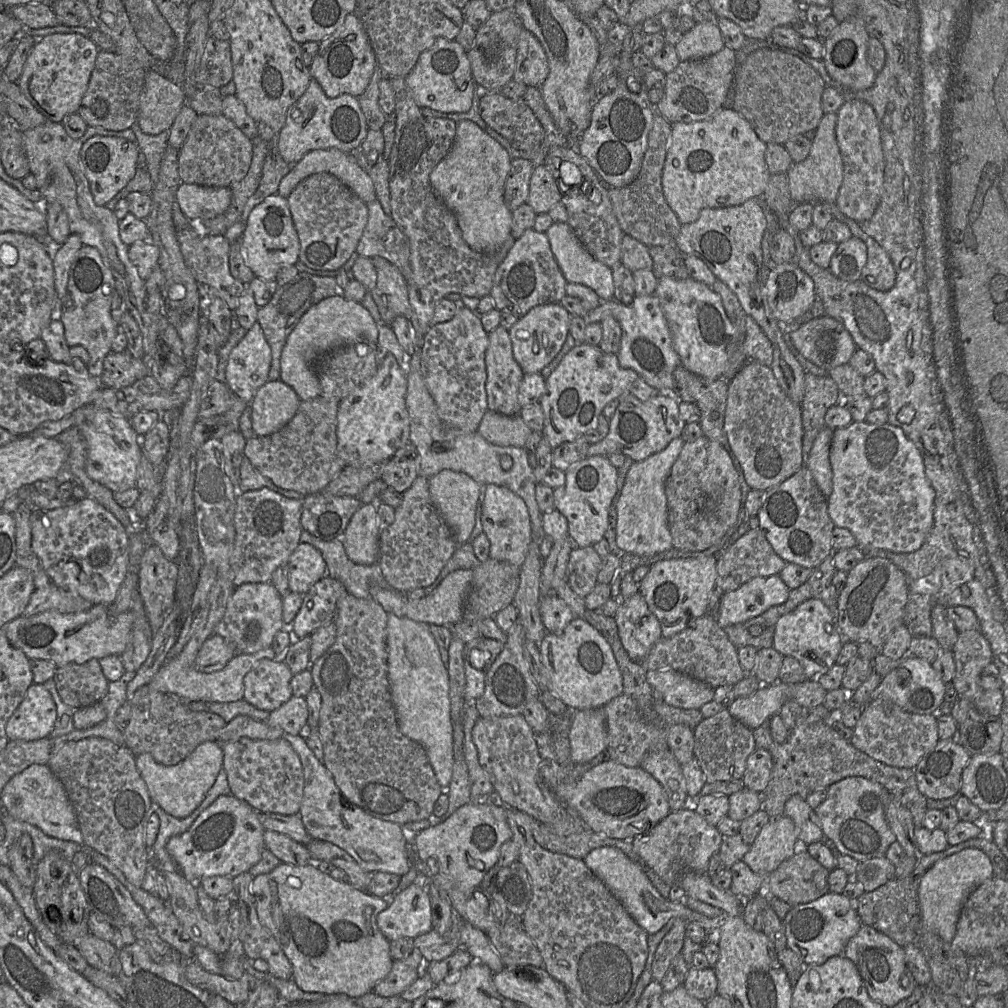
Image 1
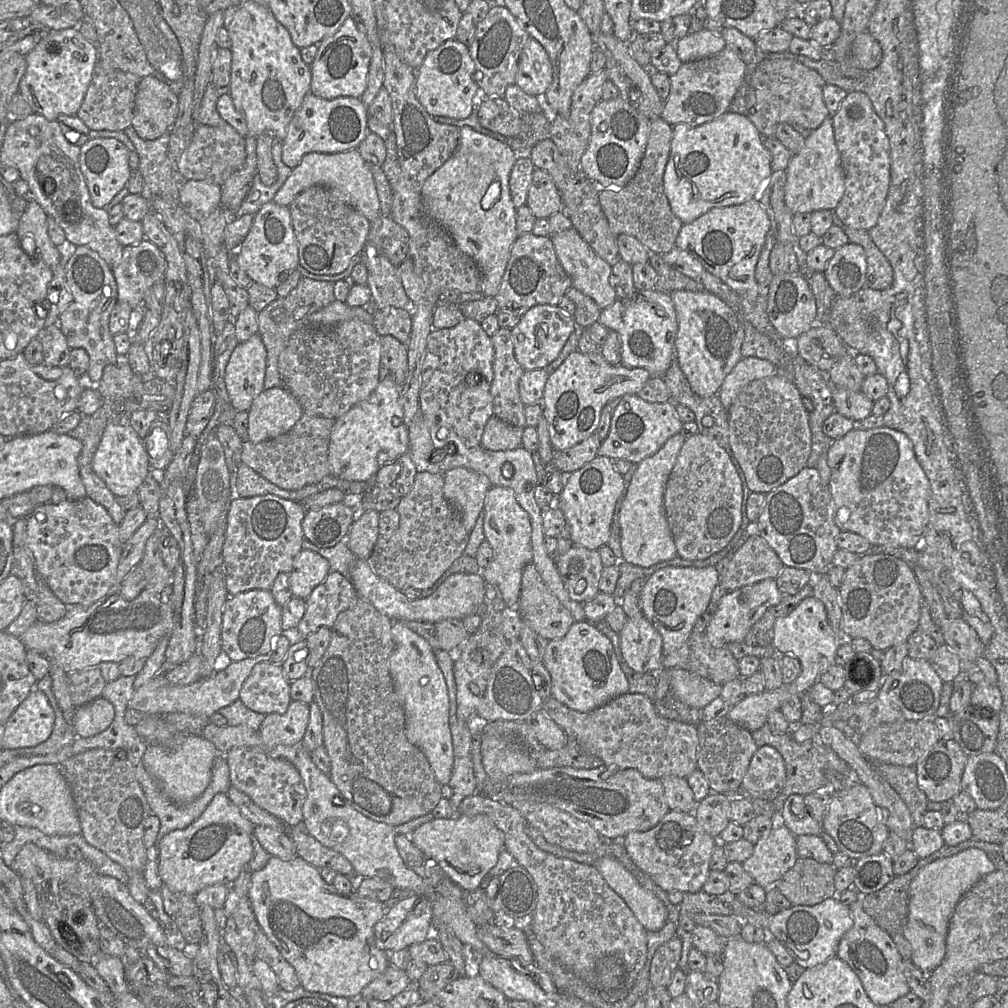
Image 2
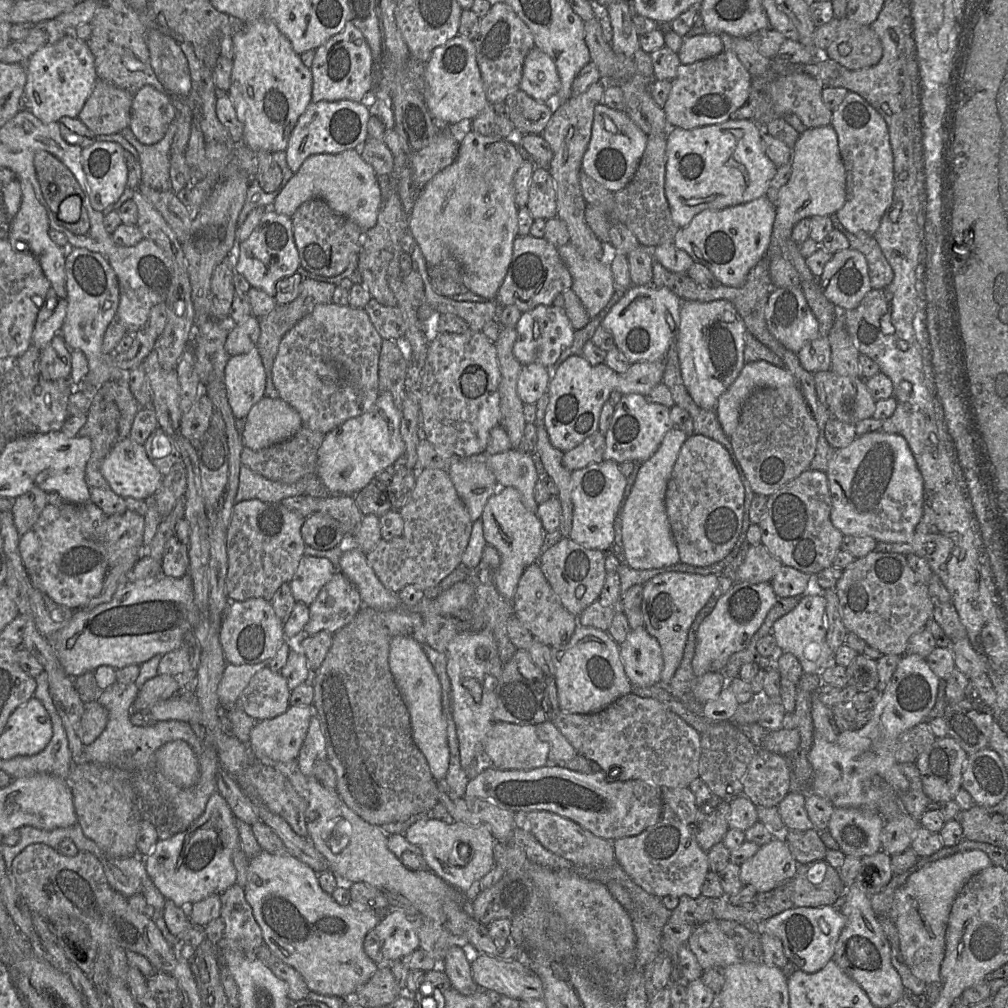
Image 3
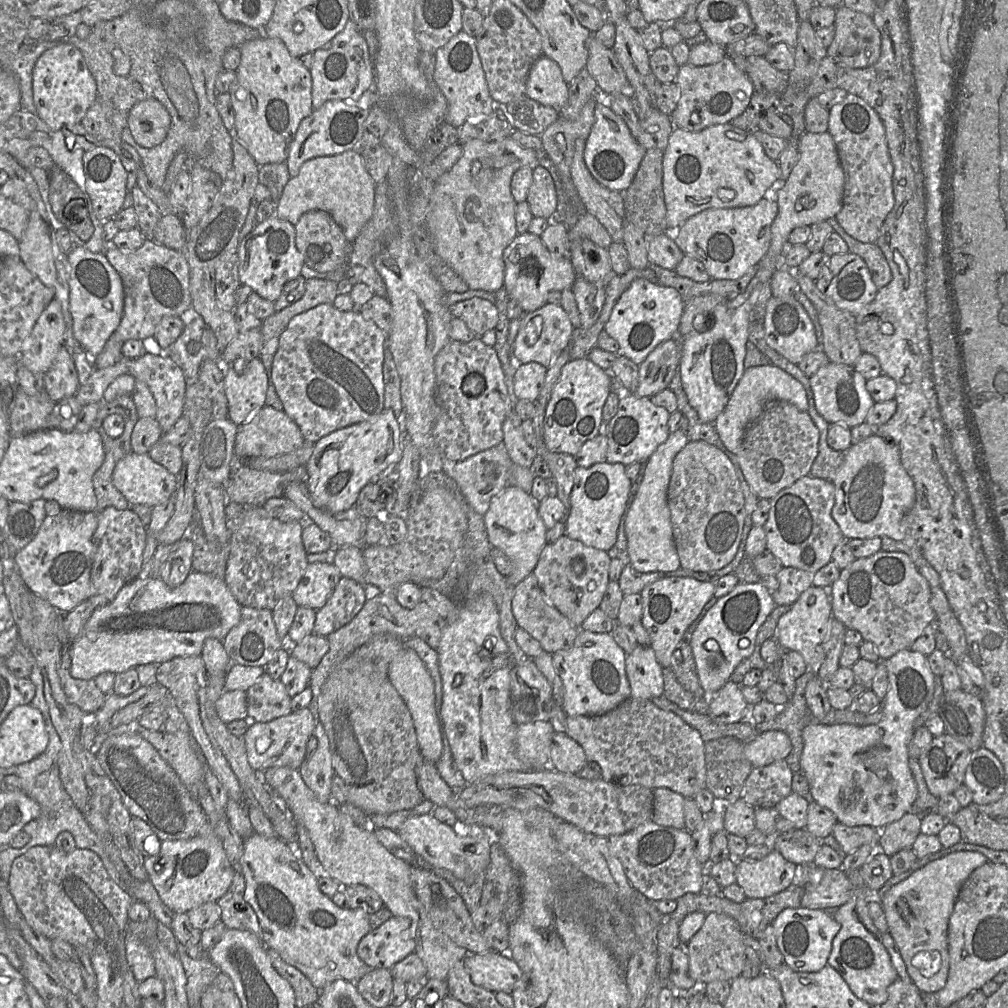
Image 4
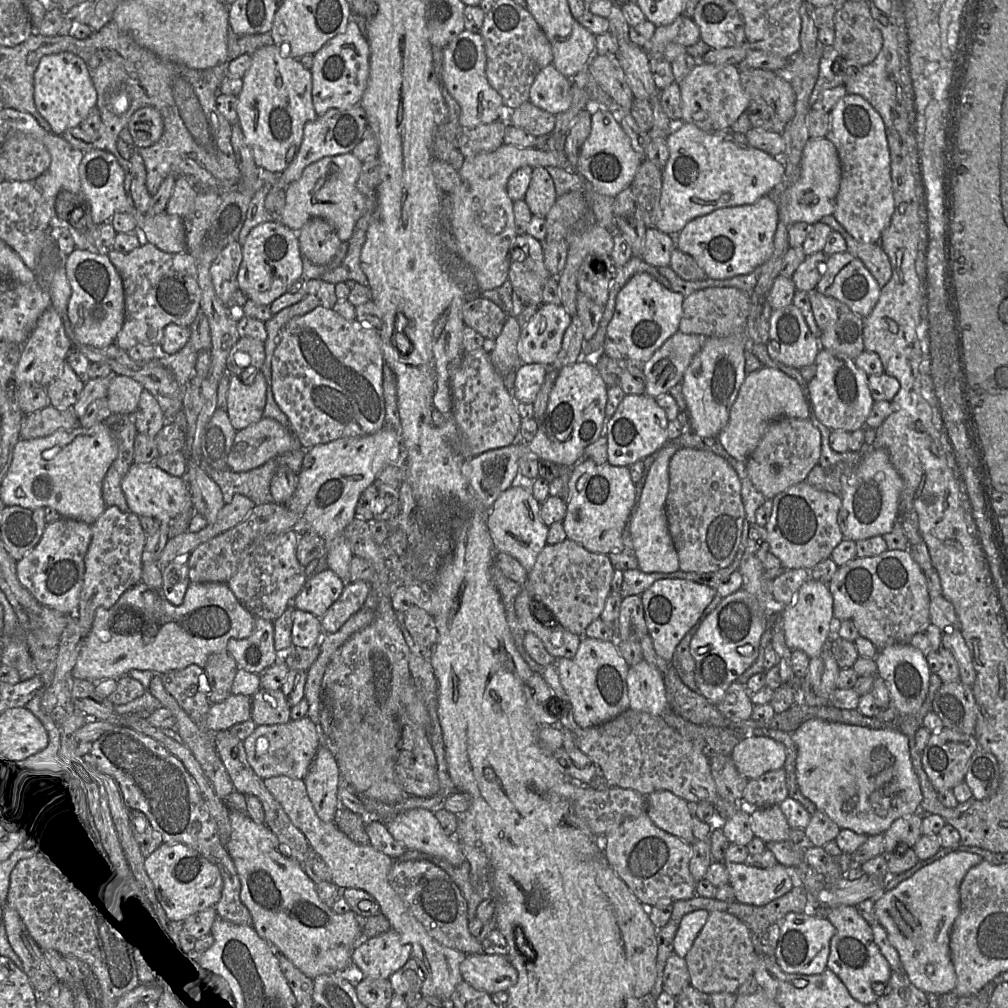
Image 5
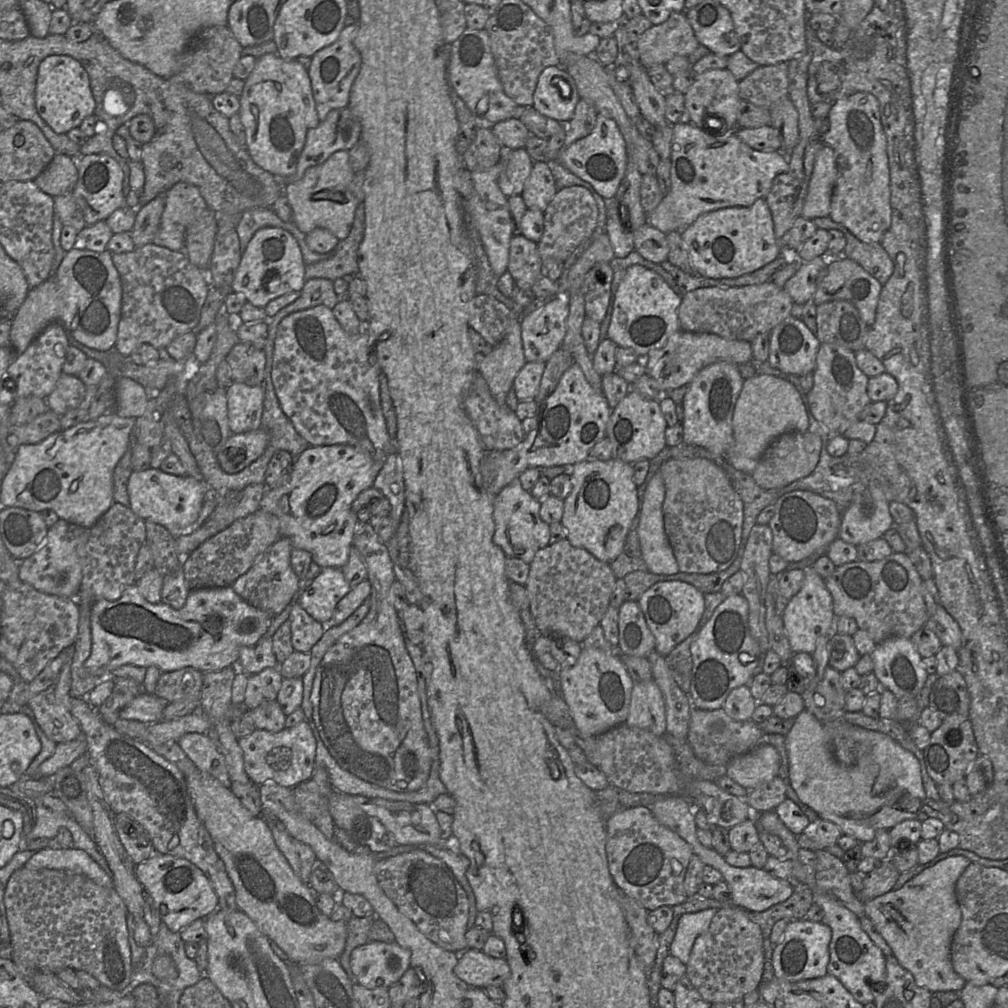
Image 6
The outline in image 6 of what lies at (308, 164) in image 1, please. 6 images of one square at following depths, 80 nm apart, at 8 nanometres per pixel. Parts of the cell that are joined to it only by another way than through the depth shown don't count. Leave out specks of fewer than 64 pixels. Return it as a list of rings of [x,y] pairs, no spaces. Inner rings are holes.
[[[344,150],[333,153],[323,164],[308,168],[300,180],[287,184],[283,192],[293,210],[292,223],[304,234],[322,228],[340,241],[346,239],[358,206],[351,191],[354,176],[349,164],[349,153]]]

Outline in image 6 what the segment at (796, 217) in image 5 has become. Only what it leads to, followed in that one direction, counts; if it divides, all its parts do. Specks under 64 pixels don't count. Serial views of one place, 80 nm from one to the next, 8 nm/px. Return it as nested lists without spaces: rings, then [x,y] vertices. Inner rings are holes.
[[[823,144],[816,155],[802,217],[815,219],[830,215],[837,174],[835,152],[829,145]]]

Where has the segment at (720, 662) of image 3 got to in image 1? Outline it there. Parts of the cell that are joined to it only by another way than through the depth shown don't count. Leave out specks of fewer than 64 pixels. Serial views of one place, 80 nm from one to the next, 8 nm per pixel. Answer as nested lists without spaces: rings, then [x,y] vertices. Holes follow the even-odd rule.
[[[779,574],[753,578],[738,589],[724,593],[717,622],[723,629],[746,622],[773,606],[783,604],[789,593],[790,589]]]

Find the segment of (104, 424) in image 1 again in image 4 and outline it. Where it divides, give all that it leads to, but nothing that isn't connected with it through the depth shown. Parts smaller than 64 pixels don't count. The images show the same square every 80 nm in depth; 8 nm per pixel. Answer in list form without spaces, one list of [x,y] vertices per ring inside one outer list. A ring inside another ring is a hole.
[[[133,451],[118,461],[112,482],[129,505],[143,504],[150,508],[173,497],[177,488],[176,475],[154,462],[148,454]]]

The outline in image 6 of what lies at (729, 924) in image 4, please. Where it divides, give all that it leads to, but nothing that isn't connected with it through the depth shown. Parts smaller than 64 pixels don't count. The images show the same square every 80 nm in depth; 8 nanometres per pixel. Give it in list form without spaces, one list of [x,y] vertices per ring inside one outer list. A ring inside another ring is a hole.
[[[739,907],[719,909],[708,929],[700,934],[692,947],[686,964],[686,975],[692,985],[708,1003],[734,1003],[745,994],[758,989],[764,971],[763,936],[758,924],[753,922],[748,911]]]

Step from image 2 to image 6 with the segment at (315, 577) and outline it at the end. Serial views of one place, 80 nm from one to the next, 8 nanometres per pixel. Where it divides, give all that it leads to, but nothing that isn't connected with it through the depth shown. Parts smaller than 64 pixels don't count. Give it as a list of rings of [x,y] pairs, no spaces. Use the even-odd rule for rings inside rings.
[[[321,568],[320,574],[302,592],[297,603],[316,621],[327,624],[337,603],[350,589],[339,568]]]

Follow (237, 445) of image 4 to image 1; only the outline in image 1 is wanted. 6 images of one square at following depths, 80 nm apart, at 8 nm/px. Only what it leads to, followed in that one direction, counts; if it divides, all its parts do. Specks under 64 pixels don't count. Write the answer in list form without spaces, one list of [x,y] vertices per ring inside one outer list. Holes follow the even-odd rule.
[[[266,381],[251,402],[255,436],[268,436],[282,429],[294,417],[300,402],[295,391],[283,381]]]

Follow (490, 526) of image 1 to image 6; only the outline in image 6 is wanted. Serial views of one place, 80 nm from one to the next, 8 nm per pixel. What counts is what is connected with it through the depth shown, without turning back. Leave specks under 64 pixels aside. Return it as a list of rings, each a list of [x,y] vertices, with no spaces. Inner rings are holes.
[[[519,478],[514,479],[494,498],[493,541],[507,557],[519,558],[530,564],[537,551],[550,544],[550,524],[541,518],[540,507],[541,500],[525,490]]]

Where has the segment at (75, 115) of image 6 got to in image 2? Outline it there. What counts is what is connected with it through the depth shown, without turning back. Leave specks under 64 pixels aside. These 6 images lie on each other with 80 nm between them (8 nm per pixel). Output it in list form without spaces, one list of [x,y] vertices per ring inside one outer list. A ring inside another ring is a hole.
[[[77,28],[52,31],[26,55],[27,69],[20,81],[19,92],[29,103],[34,113],[43,115],[49,121],[58,121],[61,115],[77,115],[91,83],[98,63],[98,48],[87,41]]]

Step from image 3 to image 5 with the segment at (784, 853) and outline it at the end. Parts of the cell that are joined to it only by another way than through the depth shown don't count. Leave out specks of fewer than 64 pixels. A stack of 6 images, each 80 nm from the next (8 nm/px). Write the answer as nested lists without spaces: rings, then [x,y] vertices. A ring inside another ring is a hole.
[[[725,863],[729,884],[739,903],[763,906],[788,893],[796,879],[790,868],[779,863],[769,868],[758,868],[746,863]]]

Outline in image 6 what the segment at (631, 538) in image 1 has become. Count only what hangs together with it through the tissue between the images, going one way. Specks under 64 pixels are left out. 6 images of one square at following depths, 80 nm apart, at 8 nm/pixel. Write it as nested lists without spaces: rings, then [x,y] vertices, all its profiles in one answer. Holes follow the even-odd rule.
[[[658,470],[644,492],[637,532],[647,570],[654,574],[672,575],[679,572],[679,567],[664,528],[664,498],[665,485]]]

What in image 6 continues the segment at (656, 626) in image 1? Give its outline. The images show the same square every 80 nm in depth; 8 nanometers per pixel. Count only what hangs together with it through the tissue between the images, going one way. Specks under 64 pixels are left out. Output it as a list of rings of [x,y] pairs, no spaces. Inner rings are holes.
[[[653,679],[633,684],[625,724],[666,737],[665,702],[659,686]]]

